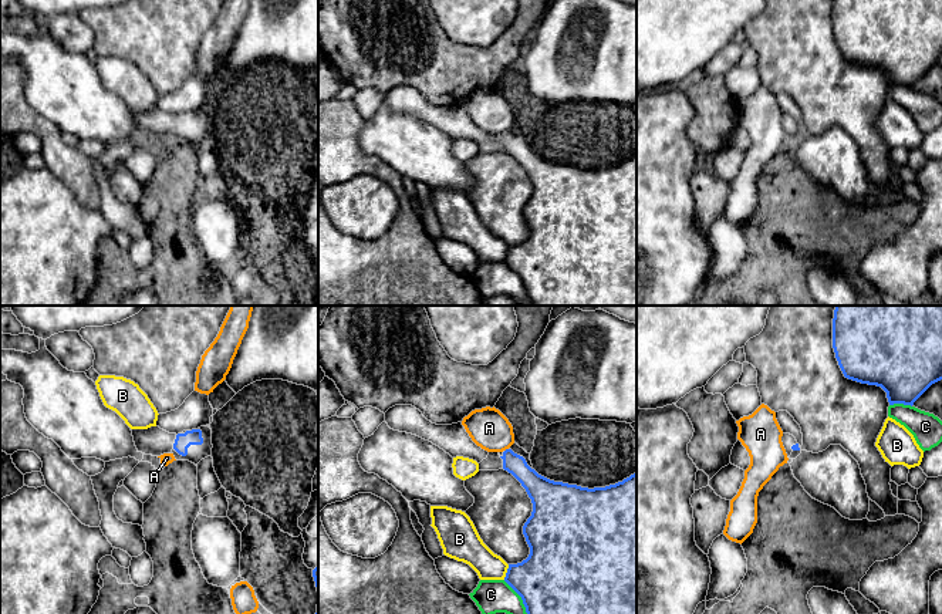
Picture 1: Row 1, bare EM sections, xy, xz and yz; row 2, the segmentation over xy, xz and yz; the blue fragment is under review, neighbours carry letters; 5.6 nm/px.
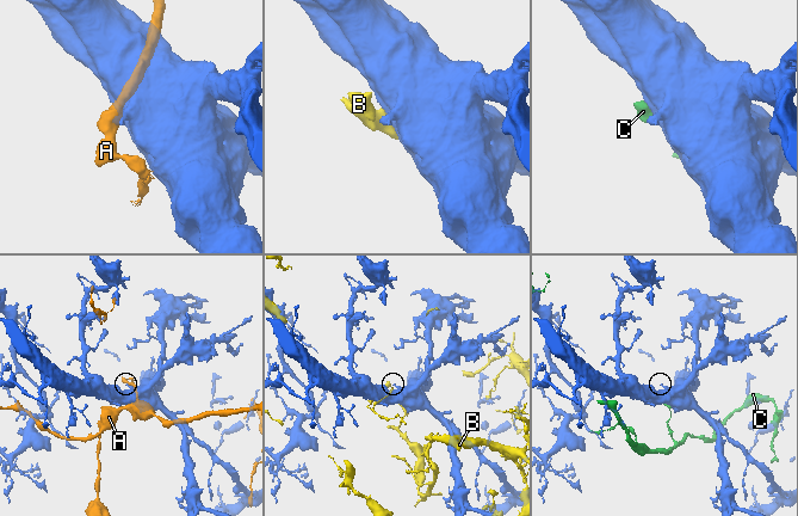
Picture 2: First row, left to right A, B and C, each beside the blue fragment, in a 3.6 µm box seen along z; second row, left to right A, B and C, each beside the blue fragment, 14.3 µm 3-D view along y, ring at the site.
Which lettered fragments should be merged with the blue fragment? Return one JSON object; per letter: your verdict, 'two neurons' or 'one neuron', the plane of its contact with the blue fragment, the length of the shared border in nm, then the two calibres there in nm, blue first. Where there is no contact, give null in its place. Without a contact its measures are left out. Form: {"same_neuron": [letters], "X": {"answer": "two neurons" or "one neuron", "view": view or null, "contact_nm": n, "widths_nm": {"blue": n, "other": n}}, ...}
{"same_neuron": [], "A": {"answer": "two neurons", "view": "xz", "contact_nm": 30, "widths_nm": {"blue": 120, "other": 220}}, "B": {"answer": "two neurons", "view": "xz", "contact_nm": 90, "widths_nm": {"blue": 380, "other": 160}}, "C": {"answer": "two neurons", "view": "xz", "contact_nm": 300, "widths_nm": {"blue": 500, "other": 190}}}

